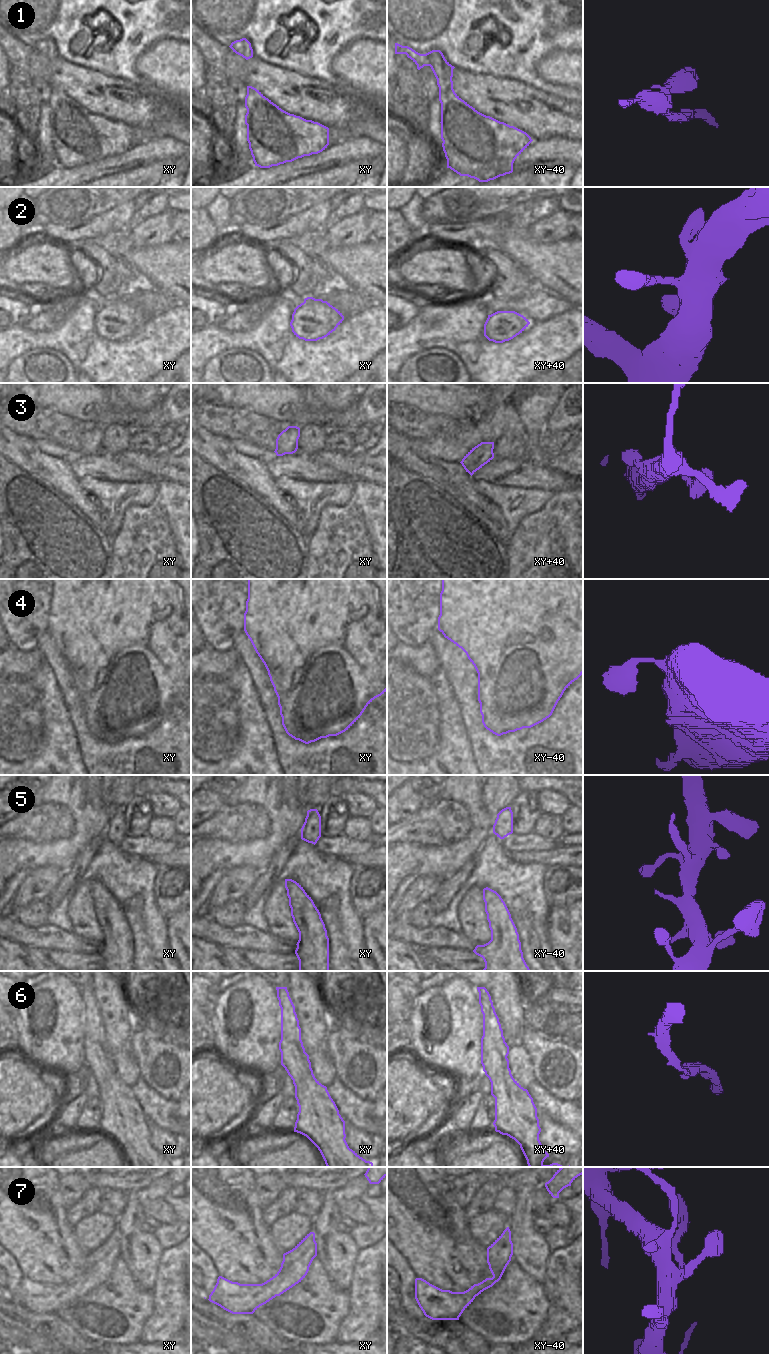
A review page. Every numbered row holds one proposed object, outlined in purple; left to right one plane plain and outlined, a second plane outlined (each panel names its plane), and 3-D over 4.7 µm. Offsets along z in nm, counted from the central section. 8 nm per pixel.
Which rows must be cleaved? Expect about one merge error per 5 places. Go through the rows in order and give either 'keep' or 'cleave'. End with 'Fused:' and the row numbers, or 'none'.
1: keep
2: keep
3: keep
4: keep
5: keep
6: keep
7: keep
Fused: none

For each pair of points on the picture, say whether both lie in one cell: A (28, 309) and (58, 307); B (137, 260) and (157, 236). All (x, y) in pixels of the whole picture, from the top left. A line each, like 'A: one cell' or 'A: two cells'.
A: two cells
B: two cells

